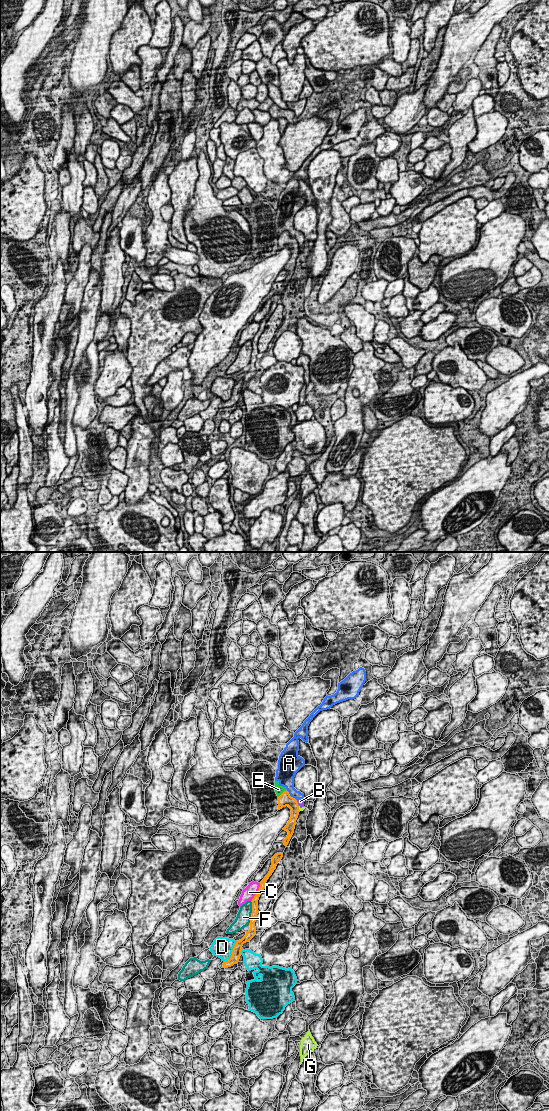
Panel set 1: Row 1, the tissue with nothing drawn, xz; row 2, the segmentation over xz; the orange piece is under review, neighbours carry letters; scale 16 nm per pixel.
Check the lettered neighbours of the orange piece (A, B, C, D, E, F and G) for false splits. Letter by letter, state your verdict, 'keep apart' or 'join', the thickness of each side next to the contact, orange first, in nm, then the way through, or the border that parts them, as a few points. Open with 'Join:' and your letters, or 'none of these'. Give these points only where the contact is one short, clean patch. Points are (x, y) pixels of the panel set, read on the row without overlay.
Join: none of these
A: keep apart | 200/220 nm
B: keep apart | 200/100 nm | along xz (295, 239), (299, 245)
C: keep apart | 100/200 nm
D: keep apart | 160/320 nm
E: keep apart | 200/140 nm
F: keep apart | 100/220 nm
G: keep apart | 190/60 nm | along xz (298, 246), (300, 250)

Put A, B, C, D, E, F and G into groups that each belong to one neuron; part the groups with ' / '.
A B E G / C / D / F

